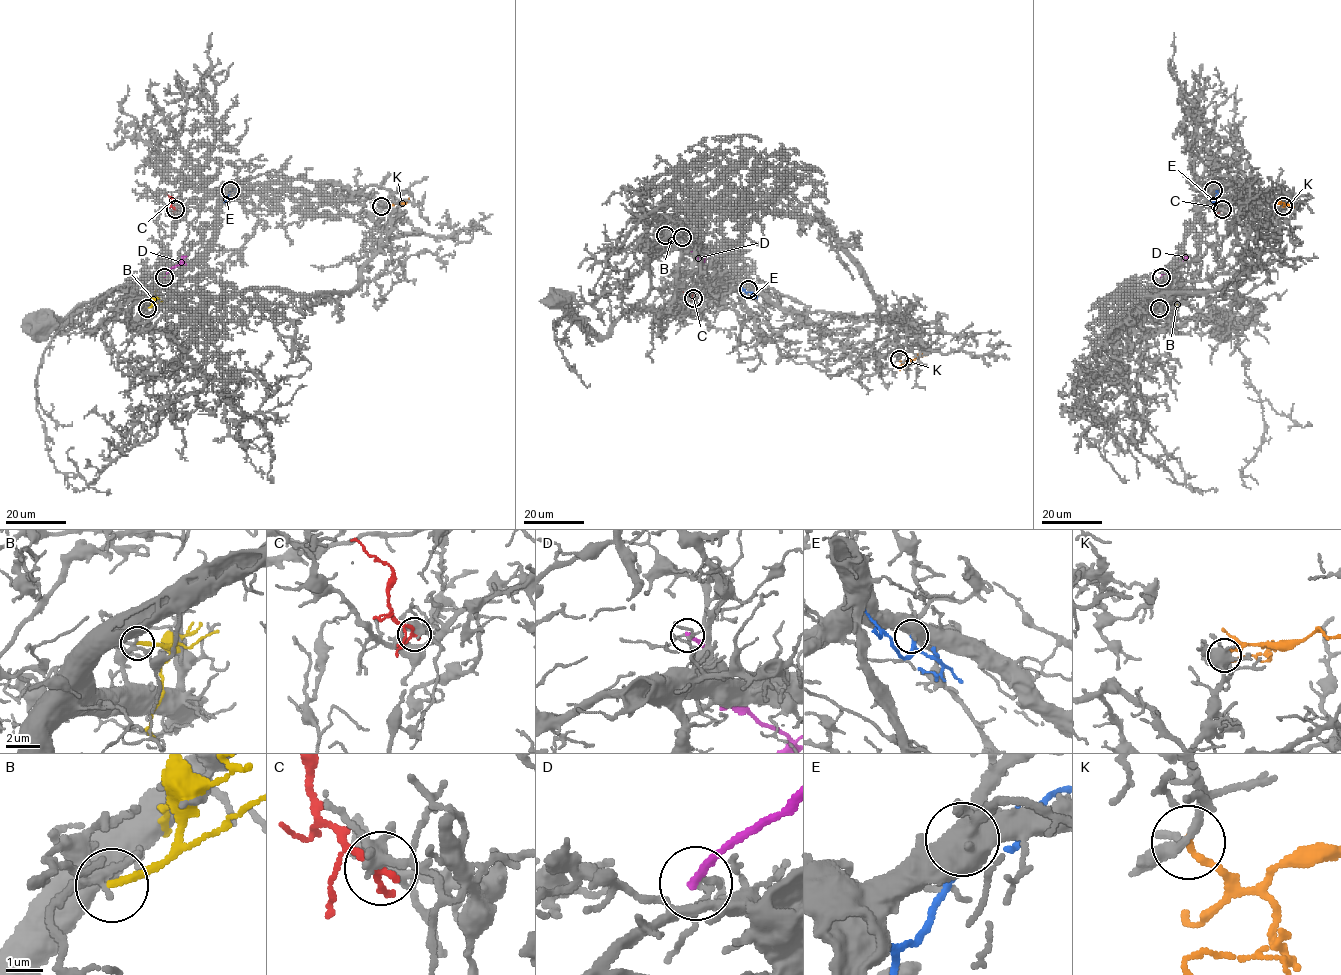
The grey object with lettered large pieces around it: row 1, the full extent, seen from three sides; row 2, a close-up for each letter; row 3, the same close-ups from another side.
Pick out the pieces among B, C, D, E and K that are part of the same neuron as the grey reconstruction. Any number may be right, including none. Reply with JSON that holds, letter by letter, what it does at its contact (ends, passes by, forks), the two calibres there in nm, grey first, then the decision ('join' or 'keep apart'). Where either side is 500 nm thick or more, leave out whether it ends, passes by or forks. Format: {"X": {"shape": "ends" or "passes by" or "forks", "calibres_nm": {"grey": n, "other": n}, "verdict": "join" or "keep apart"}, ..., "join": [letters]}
{"B": {"shape": "ends", "calibres_nm": {"grey": 200, "other": 190}, "verdict": "keep apart"}, "C": {"shape": "passes by", "calibres_nm": {"grey": 280, "other": 170}, "verdict": "keep apart"}, "D": {"shape": "ends", "calibres_nm": {"grey": 110, "other": 240}, "verdict": "keep apart"}, "E": {"shape": "passes by", "calibres_nm": {"grey": 480, "other": 140}, "verdict": "keep apart"}, "K": {"shape": "ends", "calibres_nm": {"grey": 260, "other": 200}, "verdict": "join"}, "join": ["K"]}

